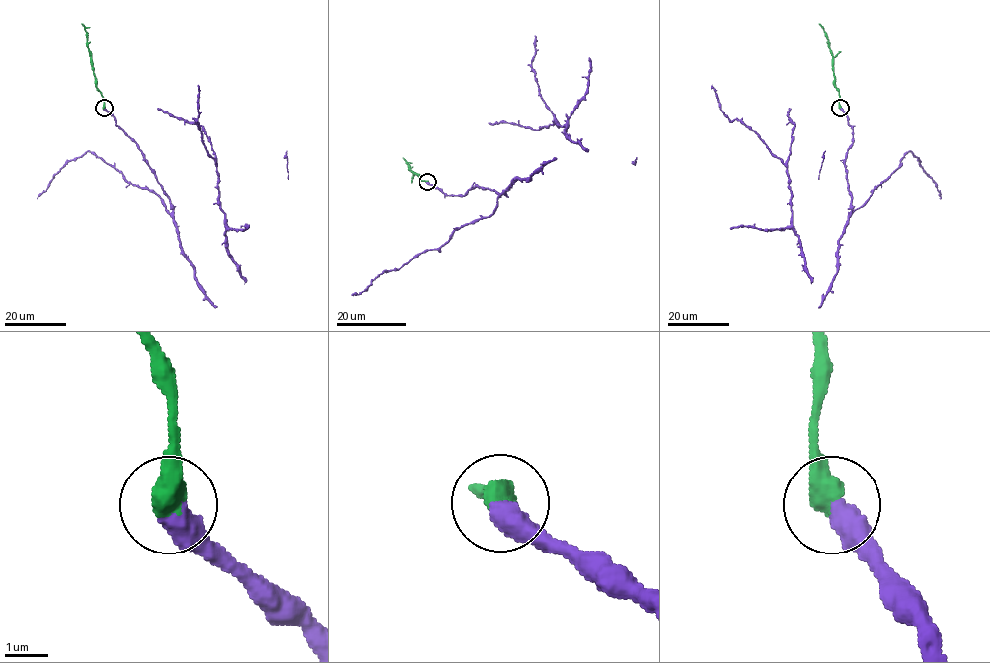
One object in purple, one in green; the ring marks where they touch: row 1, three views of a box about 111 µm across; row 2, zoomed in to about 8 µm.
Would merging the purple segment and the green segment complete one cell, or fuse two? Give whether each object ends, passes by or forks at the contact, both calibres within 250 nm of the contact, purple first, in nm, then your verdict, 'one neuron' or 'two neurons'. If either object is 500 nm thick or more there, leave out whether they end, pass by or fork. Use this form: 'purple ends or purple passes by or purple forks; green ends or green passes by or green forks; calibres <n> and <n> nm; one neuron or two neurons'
calibres 500 and 600 nm; one neuron

